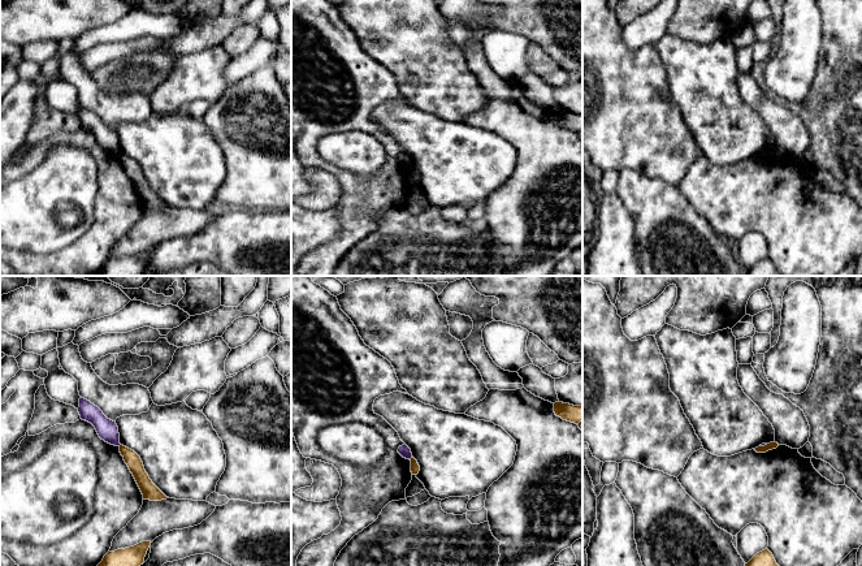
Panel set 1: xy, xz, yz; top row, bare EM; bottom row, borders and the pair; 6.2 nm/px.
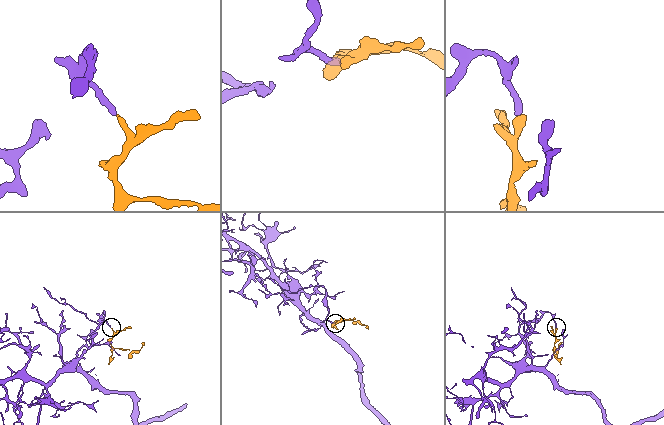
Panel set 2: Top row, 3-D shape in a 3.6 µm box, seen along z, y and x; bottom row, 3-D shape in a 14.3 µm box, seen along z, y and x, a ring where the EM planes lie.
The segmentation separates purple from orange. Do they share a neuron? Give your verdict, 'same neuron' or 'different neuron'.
different neuron

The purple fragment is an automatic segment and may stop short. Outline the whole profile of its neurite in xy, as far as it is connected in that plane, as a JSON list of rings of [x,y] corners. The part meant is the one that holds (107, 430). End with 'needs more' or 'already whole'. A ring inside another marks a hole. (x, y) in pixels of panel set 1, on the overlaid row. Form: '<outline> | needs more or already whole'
[[[81,397],[78,412],[82,420],[86,420],[95,427],[101,440],[114,446],[121,445],[116,422],[108,419],[98,406]]] | already whole

